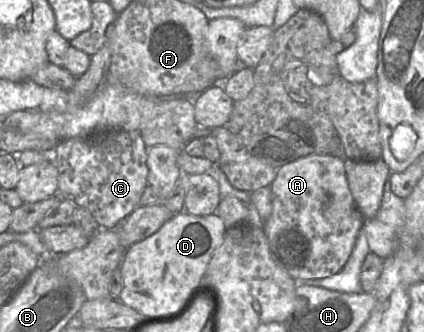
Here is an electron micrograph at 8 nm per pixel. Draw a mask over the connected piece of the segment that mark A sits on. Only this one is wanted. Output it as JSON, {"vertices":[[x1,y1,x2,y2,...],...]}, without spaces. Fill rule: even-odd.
{"vertices":[[310,154,301,157,277,169,276,178,270,185,273,196,272,212,267,221,264,223,264,232,268,239,270,250,273,256,288,271,295,281,308,281,312,279,326,278,339,272,347,262,355,245,357,236,363,227,365,218,357,207,357,204,349,188,345,172,344,159,345,158,342,157,325,154]]}

